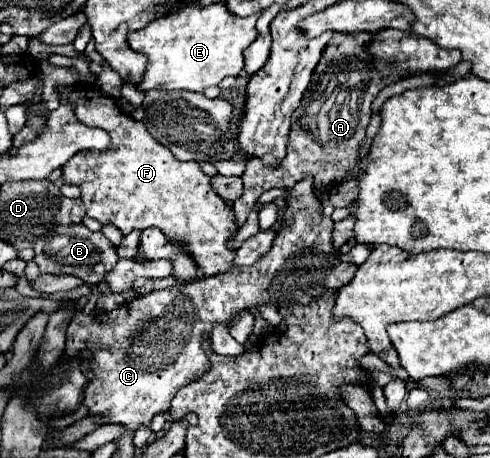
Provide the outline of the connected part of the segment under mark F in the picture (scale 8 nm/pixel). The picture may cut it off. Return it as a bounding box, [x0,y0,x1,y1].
[55,85,237,275]

